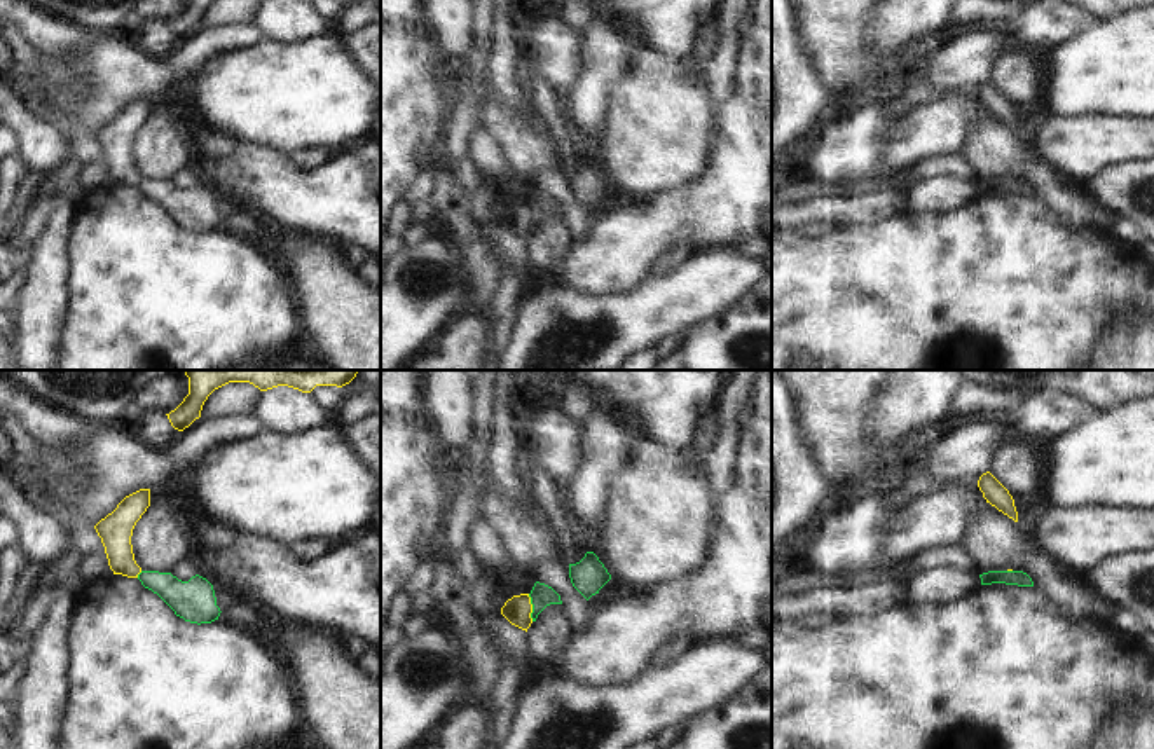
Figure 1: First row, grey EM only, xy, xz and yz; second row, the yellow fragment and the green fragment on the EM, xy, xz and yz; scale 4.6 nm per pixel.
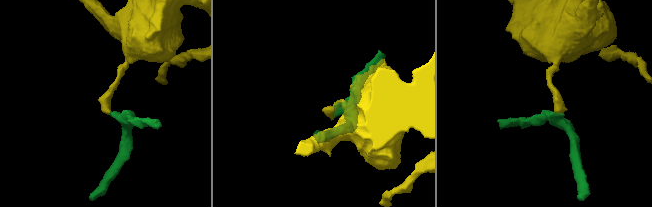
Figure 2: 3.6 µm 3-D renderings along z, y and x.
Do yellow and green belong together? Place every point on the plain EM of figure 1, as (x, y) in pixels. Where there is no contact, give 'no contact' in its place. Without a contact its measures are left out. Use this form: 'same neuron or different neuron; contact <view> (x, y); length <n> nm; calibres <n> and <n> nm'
different neuron; contact xz (531, 217); length 130 nm; calibres 130 and 110 nm

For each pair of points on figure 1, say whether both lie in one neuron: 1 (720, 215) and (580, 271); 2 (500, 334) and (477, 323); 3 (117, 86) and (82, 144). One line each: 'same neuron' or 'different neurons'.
1: same neuron
2: different neurons
3: different neurons

